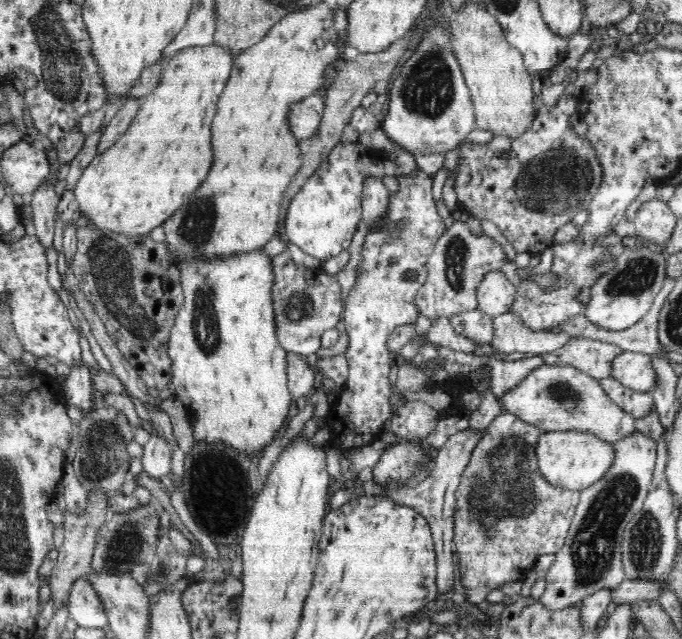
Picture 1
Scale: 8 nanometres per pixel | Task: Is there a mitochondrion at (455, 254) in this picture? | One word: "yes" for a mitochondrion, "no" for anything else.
yes

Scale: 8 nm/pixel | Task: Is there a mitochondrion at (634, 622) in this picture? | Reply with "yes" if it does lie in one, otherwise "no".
no

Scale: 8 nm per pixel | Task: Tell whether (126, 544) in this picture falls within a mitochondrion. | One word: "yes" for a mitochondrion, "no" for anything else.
yes

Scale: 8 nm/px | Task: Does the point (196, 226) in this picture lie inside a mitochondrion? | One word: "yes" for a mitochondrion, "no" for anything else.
yes

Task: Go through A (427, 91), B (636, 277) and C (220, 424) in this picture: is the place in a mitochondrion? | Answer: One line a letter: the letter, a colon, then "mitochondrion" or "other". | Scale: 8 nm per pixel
A: mitochondrion
B: mitochondrion
C: other

